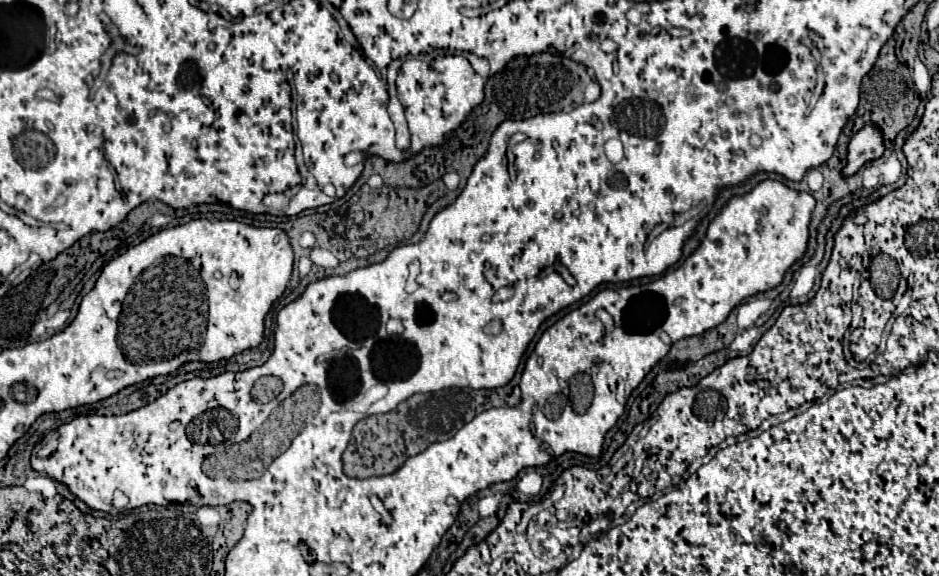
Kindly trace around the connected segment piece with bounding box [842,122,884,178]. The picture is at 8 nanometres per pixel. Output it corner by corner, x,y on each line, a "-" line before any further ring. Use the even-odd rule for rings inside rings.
874,122
864,124
852,138
848,144
848,158
846,158
846,166
842,168
842,176
850,178
856,172
860,172
870,160
882,158
884,154
884,140
882,140
882,132
876,128

